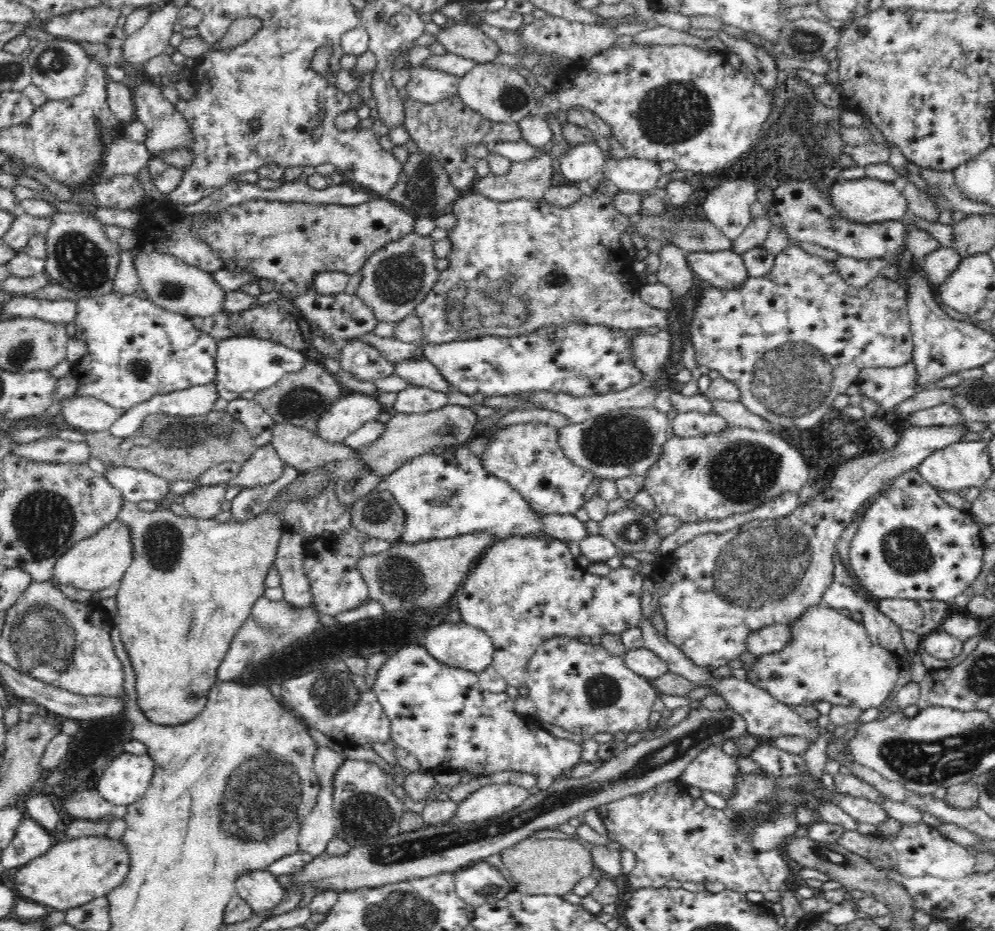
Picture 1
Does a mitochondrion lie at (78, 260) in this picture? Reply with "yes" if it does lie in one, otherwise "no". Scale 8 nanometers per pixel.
yes

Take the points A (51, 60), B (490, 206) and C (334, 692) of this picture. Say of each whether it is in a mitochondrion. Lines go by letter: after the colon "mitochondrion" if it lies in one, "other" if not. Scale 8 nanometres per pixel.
A: mitochondrion
B: other
C: mitochondrion

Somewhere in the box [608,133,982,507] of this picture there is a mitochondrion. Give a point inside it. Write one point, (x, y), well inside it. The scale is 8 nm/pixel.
(798, 377)

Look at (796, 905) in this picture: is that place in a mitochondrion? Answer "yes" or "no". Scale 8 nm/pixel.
no

